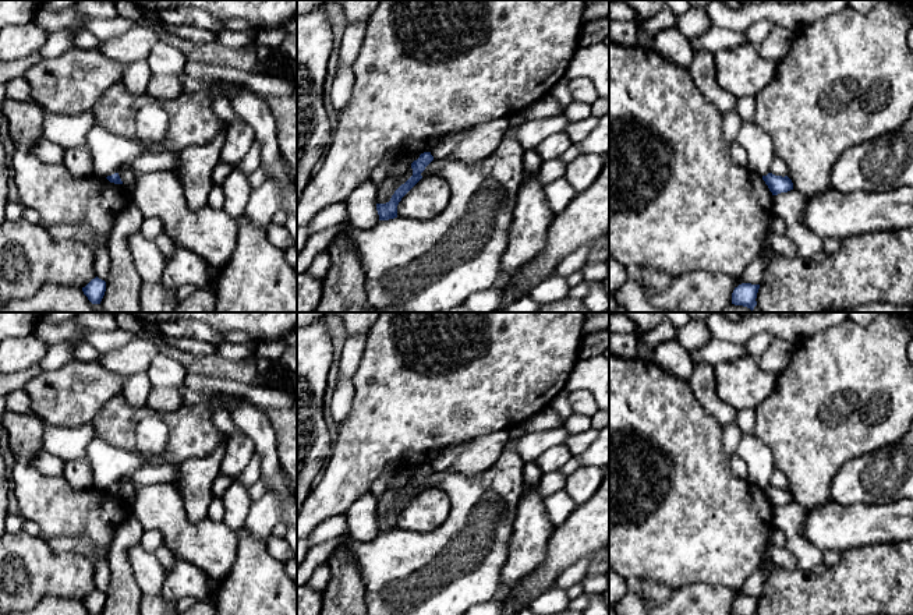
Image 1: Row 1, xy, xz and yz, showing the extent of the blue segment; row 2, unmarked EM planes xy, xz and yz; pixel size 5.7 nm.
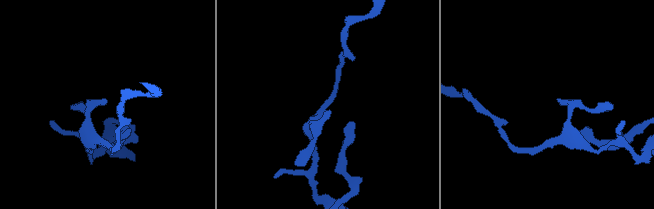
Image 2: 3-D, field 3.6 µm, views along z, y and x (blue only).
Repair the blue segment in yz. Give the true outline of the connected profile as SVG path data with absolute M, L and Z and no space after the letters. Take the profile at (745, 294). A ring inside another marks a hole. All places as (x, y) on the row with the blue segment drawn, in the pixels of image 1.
M742 283L737 287L735 287L732 293L732 304L735 305L743 305L750 308L751 311L757 305L757 293L758 293L760 284L751 284L751 283Z

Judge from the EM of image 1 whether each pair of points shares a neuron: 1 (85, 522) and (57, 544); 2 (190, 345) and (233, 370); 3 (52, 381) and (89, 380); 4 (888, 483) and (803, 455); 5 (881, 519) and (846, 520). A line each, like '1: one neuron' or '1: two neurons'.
1: two neurons
2: two neurons
3: one neuron
4: two neurons
5: one neuron

